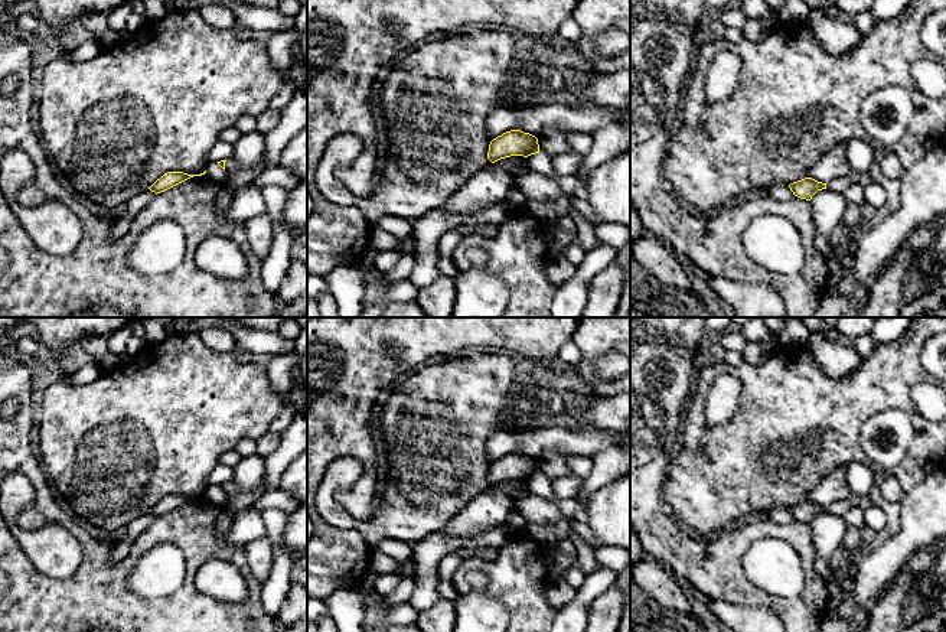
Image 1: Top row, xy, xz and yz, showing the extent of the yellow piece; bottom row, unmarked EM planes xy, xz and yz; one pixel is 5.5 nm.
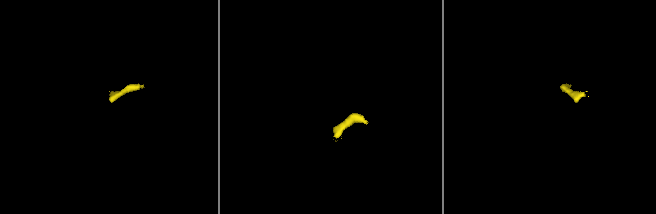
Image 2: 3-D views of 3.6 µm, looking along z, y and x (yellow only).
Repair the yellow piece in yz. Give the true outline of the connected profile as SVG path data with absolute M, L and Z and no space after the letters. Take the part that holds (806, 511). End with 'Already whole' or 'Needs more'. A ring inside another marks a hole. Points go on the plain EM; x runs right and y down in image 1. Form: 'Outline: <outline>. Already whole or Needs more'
Outline: M851 493L848 498L832 502L828 506L818 505L812 501L805 501L802 504L790 506L789 511L795 519L810 524L812 519L818 514L822 514L822 512L829 512L829 514L834 514L838 517L844 517L851 509L859 506L859 499L861 499L861 496Z. Needs more

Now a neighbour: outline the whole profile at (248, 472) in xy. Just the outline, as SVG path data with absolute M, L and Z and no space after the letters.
M258 453L241 457L234 466L232 482L239 492L248 492L255 488L265 476L265 459Z

